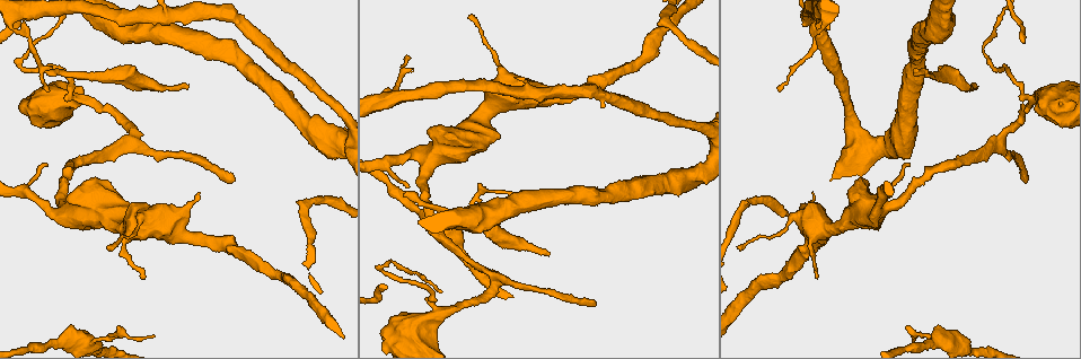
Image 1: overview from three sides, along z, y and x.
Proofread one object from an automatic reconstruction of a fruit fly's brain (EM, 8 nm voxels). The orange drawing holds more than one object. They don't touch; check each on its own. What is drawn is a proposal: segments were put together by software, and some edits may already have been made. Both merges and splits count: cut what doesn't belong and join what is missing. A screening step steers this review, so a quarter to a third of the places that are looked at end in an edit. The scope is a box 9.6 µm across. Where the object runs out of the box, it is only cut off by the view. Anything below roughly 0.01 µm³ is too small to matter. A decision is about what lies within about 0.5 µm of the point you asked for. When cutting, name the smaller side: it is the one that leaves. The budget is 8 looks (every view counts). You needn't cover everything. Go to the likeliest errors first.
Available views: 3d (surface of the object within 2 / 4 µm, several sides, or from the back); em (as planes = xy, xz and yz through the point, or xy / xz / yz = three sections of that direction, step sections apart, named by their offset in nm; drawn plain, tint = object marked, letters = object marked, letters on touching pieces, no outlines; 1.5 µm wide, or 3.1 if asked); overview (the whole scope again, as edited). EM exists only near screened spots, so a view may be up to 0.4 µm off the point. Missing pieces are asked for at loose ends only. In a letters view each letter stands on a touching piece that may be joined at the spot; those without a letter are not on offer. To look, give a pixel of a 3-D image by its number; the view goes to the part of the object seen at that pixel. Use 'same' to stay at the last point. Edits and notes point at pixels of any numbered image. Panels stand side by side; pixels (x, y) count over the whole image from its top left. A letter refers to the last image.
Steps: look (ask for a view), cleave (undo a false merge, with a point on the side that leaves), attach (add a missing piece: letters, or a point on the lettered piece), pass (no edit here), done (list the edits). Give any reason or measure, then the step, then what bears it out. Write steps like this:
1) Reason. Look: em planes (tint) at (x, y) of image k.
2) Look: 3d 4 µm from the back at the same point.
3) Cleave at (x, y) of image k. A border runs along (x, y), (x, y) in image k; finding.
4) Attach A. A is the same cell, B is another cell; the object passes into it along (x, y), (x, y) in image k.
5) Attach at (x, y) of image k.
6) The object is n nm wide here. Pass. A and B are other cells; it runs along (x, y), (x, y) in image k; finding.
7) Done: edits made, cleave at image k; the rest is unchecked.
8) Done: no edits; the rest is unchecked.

An open end. Look: em planes (letters) at (80, 186) of image 1.

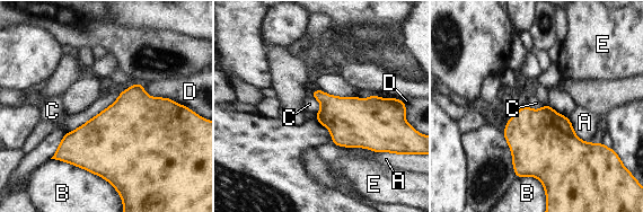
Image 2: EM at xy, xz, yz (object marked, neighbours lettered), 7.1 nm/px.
Pass. A, B, C, D and E are other cells; no lettered piece goes on from it.

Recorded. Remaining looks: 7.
Branch stops here. Look: em xz step 8 (tint) at (1025, 179) of image 1.

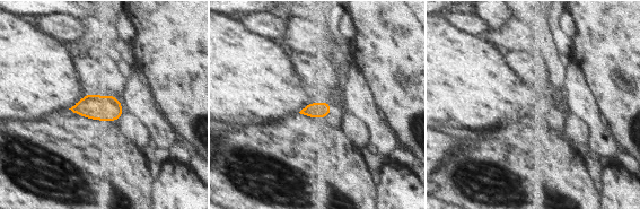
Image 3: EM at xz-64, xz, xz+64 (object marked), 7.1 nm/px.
Look: em planes (letters) at the same point.

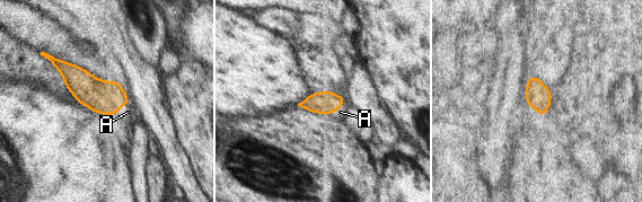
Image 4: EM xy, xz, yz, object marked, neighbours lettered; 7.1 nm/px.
Attach A. A is the same cell; the object passes into it along (322, 103), (339, 107), (341, 112) in image 4; it goes on there.

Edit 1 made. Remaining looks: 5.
Look: overview.

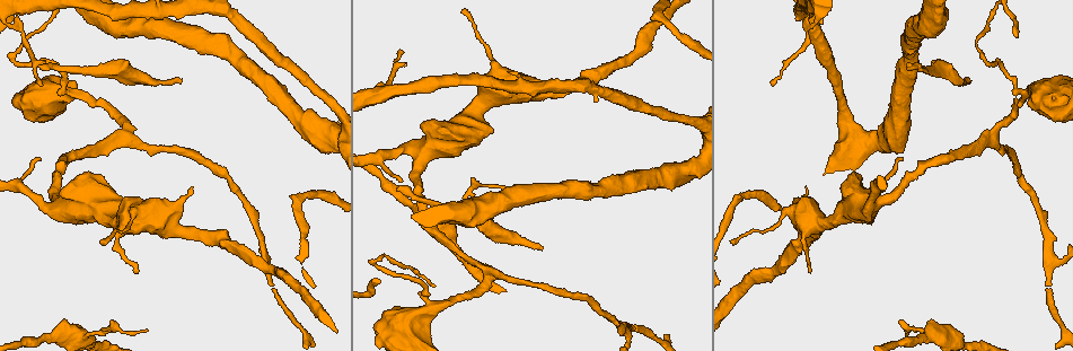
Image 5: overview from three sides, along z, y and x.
An open end. Look: 3d 4 µm at (910, 62) of image 5.

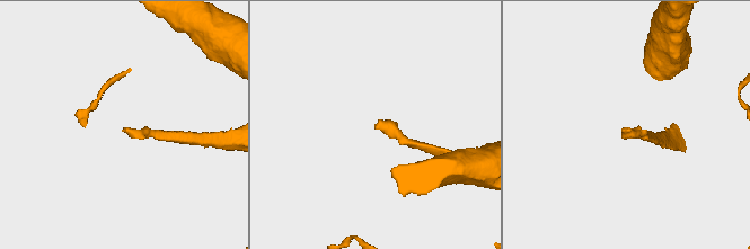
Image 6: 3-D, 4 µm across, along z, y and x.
Now the EM. Look: em planes (letters) at (628, 129) of image 6.

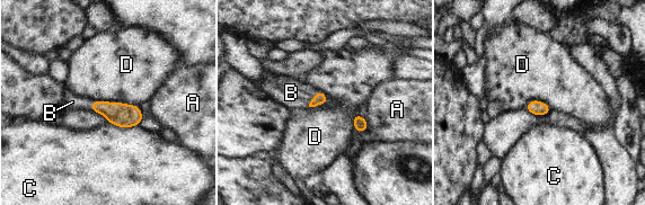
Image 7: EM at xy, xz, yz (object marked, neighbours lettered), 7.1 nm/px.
The longest contact is with D, 340 nm. Attach B. B is the same cell, A, C and D are other cells; the object passes into it along (320, 98), (311, 99), (291, 92) in image 7; it goes on there.

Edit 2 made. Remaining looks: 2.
Done: edits made, attach at image 4, attach at image 7; the rest is unchecked.

